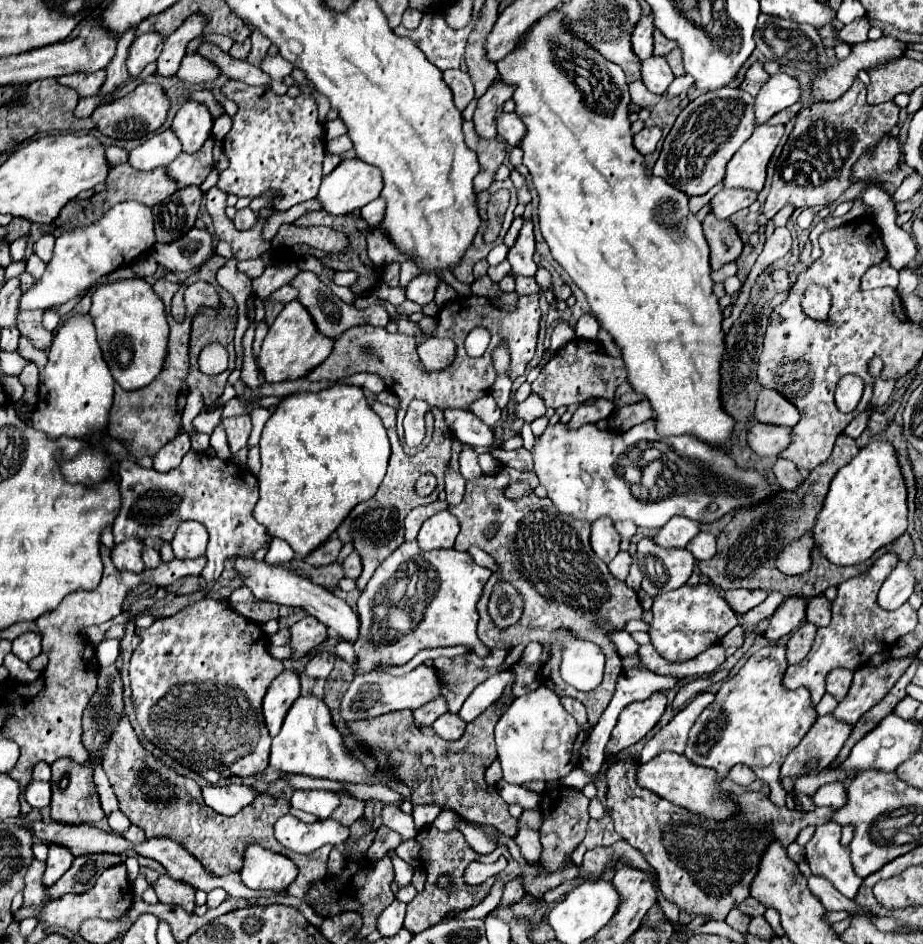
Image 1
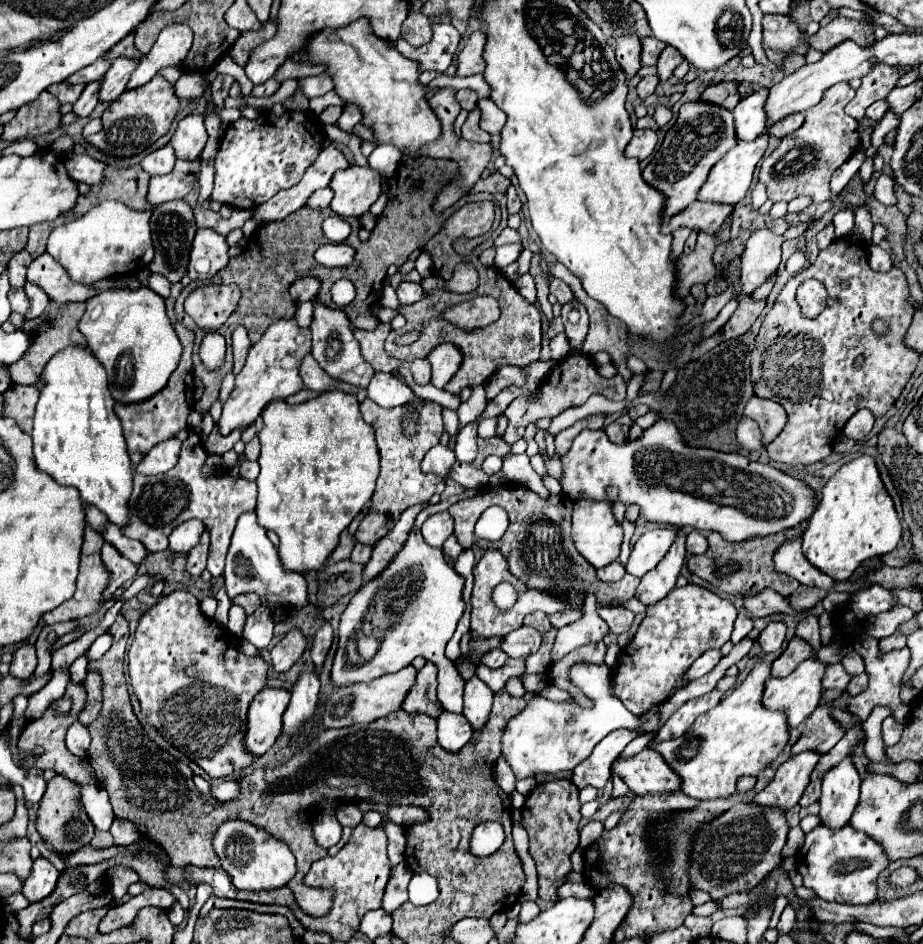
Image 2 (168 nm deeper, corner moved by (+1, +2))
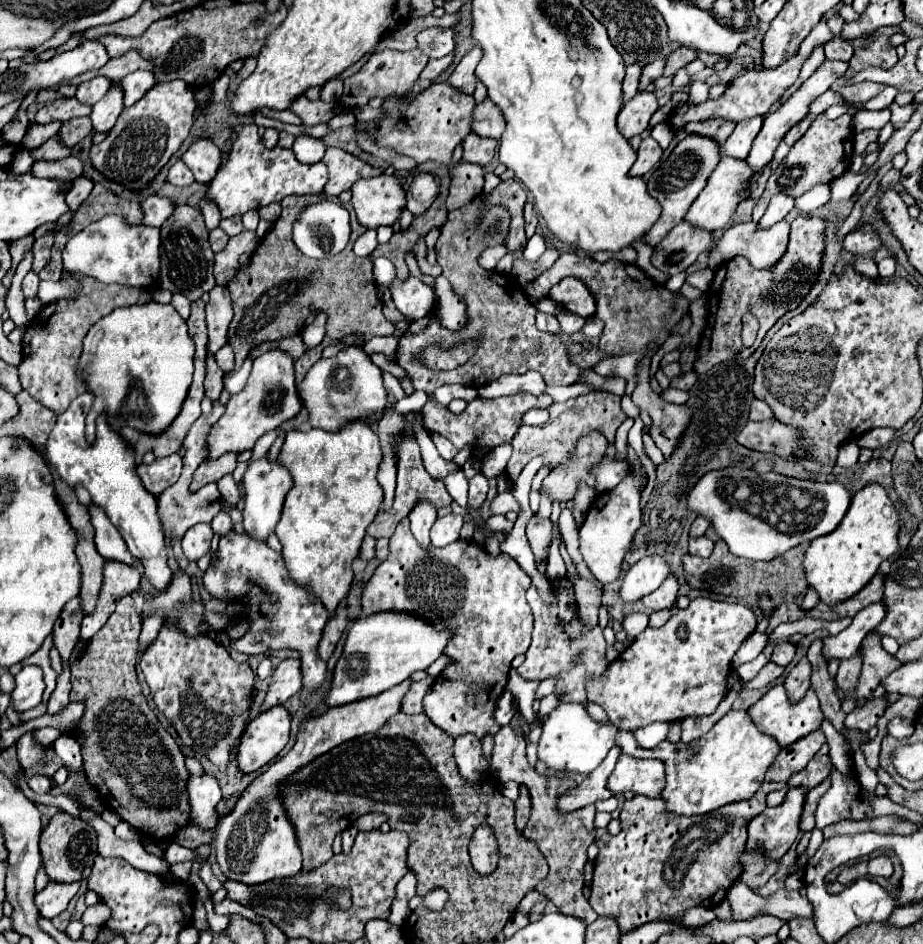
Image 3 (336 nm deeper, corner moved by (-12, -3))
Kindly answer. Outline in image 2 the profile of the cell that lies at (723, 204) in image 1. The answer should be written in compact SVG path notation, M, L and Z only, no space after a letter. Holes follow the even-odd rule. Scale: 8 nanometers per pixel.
M691 202L683 212L667 220L663 226L663 232L675 232L677 228L691 228L695 232L707 232L715 234L717 228L723 224L725 216L733 210L733 206L723 206L723 204L709 204L709 202Z

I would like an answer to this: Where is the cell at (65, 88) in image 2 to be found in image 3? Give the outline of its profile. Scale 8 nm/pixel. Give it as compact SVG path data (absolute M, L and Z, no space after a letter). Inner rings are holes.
M66 97L66 99L56 99L54 103L38 109L34 121L40 125L46 125L50 121L68 121L72 117L90 115L90 111L92 111L92 107L80 103L76 97Z

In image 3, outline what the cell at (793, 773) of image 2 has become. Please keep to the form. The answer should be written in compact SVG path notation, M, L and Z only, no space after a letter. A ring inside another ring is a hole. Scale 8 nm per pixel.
M802 785L792 787L778 807L766 807L760 815L756 815L748 823L748 847L780 859L798 837L806 793L808 789Z

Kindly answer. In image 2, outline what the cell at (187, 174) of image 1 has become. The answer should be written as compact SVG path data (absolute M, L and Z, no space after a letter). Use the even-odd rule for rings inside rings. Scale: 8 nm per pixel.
M177 160L173 172L169 176L153 176L149 182L149 192L147 192L147 202L151 208L155 204L165 204L175 198L183 198L193 182L199 178L199 160L187 162L187 160Z

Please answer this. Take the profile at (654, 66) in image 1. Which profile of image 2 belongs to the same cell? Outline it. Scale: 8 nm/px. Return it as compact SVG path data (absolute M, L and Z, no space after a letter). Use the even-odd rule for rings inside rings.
M645 76L645 78L639 82L639 86L637 86L637 96L639 96L641 100L645 100L647 96L651 96L651 94L655 92L657 84L659 84L659 78L657 78L657 76Z

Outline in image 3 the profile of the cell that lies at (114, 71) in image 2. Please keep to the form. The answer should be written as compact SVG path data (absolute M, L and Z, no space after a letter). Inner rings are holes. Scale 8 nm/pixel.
M116 83L110 87L106 97L92 107L90 119L92 119L94 131L110 131L122 109L124 109L124 93L122 93L122 87Z

